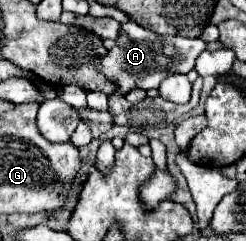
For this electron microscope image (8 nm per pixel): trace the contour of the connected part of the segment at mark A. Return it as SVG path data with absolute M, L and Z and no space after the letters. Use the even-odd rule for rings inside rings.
M134 21L122 23L120 35L116 37L116 45L98 61L98 65L106 65L106 79L110 79L116 85L118 95L126 95L132 89L158 89L162 79L166 79L170 73L182 73L194 69L196 57L206 49L206 43L202 39L192 37L172 37L172 35L158 35L150 29L144 29L136 25Z

